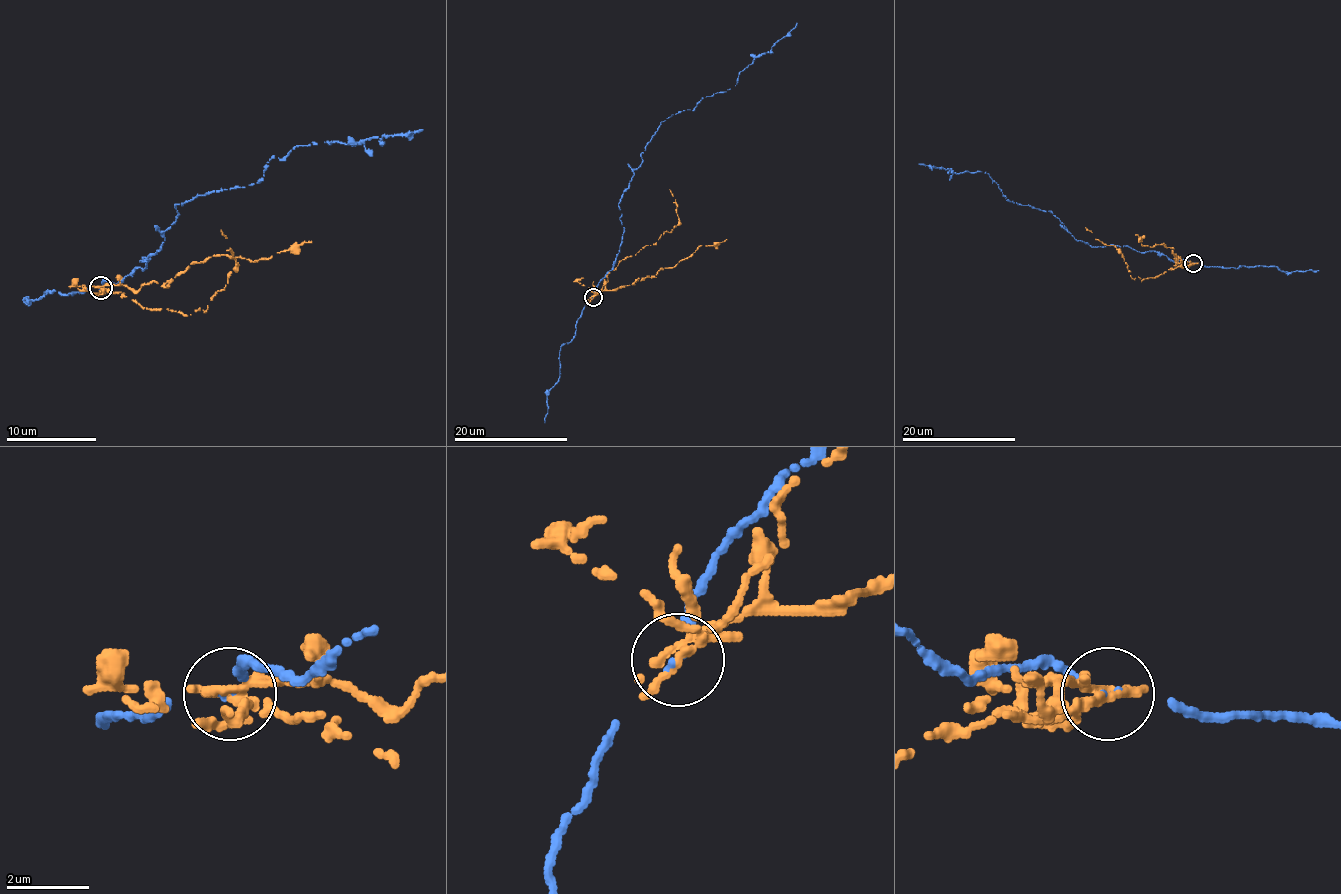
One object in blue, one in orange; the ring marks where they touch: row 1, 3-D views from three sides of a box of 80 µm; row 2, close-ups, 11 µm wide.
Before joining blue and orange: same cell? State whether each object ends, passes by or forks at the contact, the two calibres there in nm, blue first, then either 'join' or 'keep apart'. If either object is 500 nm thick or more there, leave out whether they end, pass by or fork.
blue ends; orange forks; calibres 140 and 200 nm; keep apart

